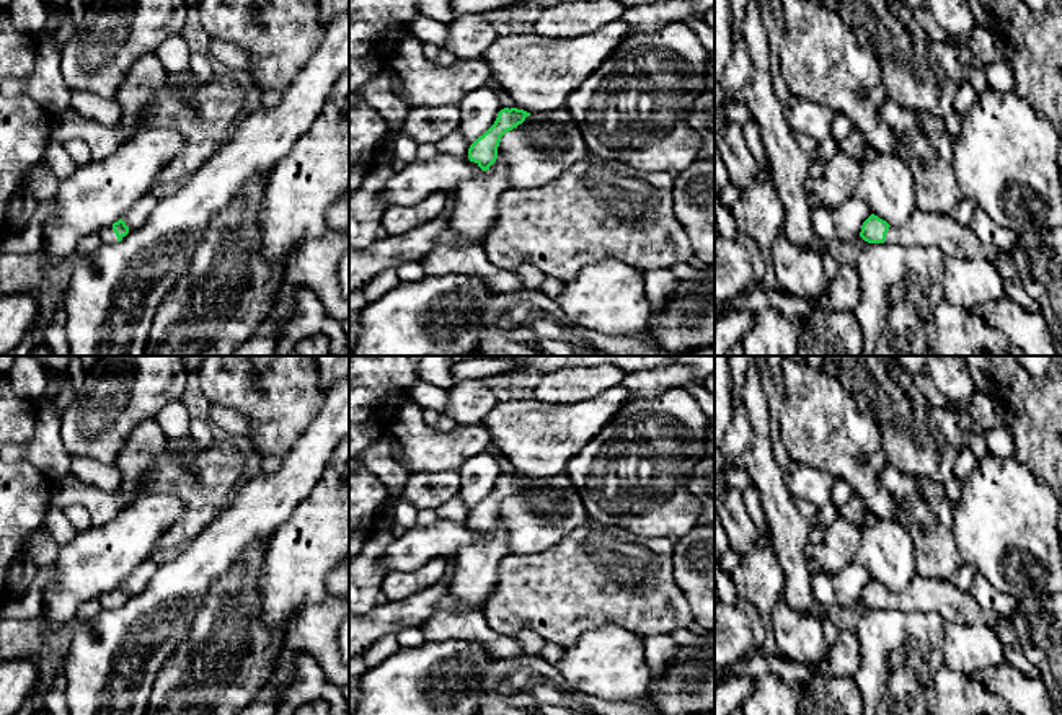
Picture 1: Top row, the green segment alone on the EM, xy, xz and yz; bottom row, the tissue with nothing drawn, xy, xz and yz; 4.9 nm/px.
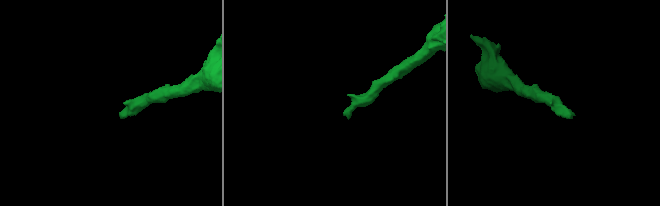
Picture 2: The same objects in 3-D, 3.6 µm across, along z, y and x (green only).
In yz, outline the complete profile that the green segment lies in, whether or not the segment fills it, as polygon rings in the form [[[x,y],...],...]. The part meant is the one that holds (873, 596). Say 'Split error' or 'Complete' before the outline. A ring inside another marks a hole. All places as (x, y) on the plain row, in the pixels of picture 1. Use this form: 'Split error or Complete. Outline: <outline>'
Split error. Outline: [[[918,575],[900,593],[891,593],[871,580],[863,588],[860,602],[868,609],[938,612],[946,624],[984,622],[993,627],[1000,619],[1010,619],[1010,615],[984,611],[969,591],[961,591],[946,580]]]

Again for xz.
Split error. Outline: [[[504,473],[494,490],[468,514],[468,524],[483,539],[457,553],[455,575],[450,583],[450,596],[458,602],[455,612],[480,611],[498,584],[499,563],[509,555],[507,531],[498,522],[501,503],[522,490],[530,478],[517,473]]]

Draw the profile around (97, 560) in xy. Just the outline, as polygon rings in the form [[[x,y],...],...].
[[[147,491],[132,501],[117,517],[103,527],[78,532],[69,544],[60,545],[54,566],[57,576],[42,589],[39,617],[44,620],[44,638],[51,642],[69,632],[82,602],[113,591],[152,557],[162,535],[184,514],[184,501],[173,493]]]

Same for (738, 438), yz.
[[[728,356],[731,371],[731,390],[734,398],[734,418],[723,439],[726,465],[715,478],[715,609],[721,602],[718,594],[718,578],[721,571],[721,557],[729,550],[729,537],[719,521],[719,501],[728,483],[728,475],[737,467],[736,459],[750,446],[752,426],[746,416],[746,410],[741,400],[741,387],[744,384],[746,369],[752,356]]]

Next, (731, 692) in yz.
[[[728,676],[715,687],[715,715],[731,715],[741,708],[755,689],[755,679]]]

